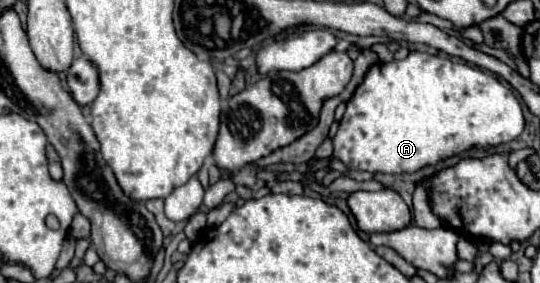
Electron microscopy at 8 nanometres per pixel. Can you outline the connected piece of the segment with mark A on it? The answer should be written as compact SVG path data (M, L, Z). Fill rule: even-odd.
M410 52L404 60L390 64L374 64L346 104L344 118L334 136L332 158L344 162L350 170L404 174L418 172L424 166L436 166L456 154L478 148L488 150L516 140L524 130L522 108L512 94L494 74L472 68L464 62L432 56L424 52Z

